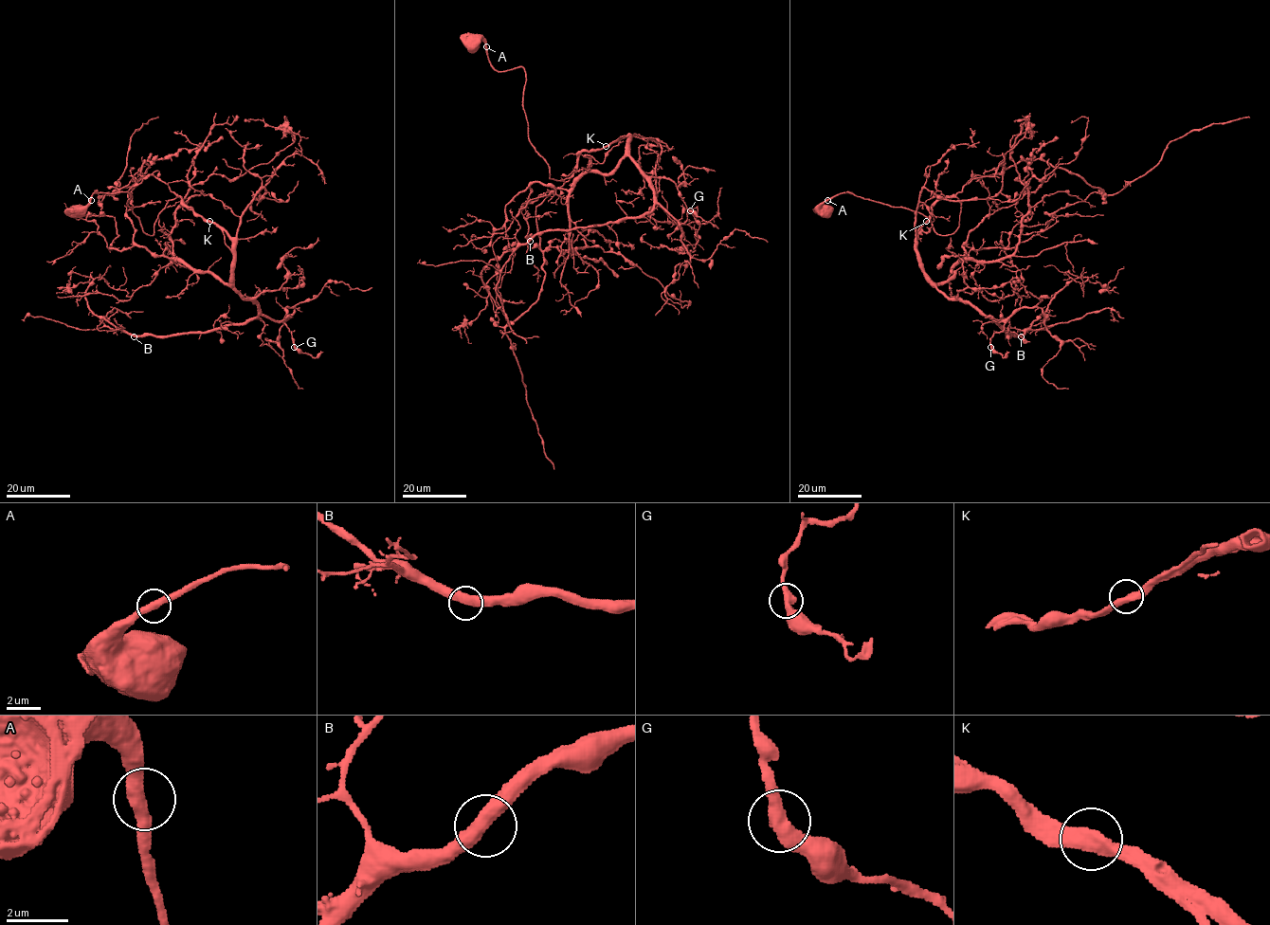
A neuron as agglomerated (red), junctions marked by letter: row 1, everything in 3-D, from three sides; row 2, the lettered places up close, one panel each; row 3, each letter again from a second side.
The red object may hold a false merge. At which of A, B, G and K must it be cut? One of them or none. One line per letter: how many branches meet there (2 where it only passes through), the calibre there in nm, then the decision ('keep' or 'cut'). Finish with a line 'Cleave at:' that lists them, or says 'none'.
A: branches 2; calibre 420 nm; keep
B: branches 2; calibre 460 nm; keep
G: branches 2; calibre 440 nm; keep
K: branches 2; calibre 440 nm; keep
Cleave at: none

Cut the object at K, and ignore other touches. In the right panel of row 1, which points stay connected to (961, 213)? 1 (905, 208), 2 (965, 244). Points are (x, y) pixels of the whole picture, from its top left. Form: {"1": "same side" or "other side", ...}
{"1": "same side", "2": "other side"}

